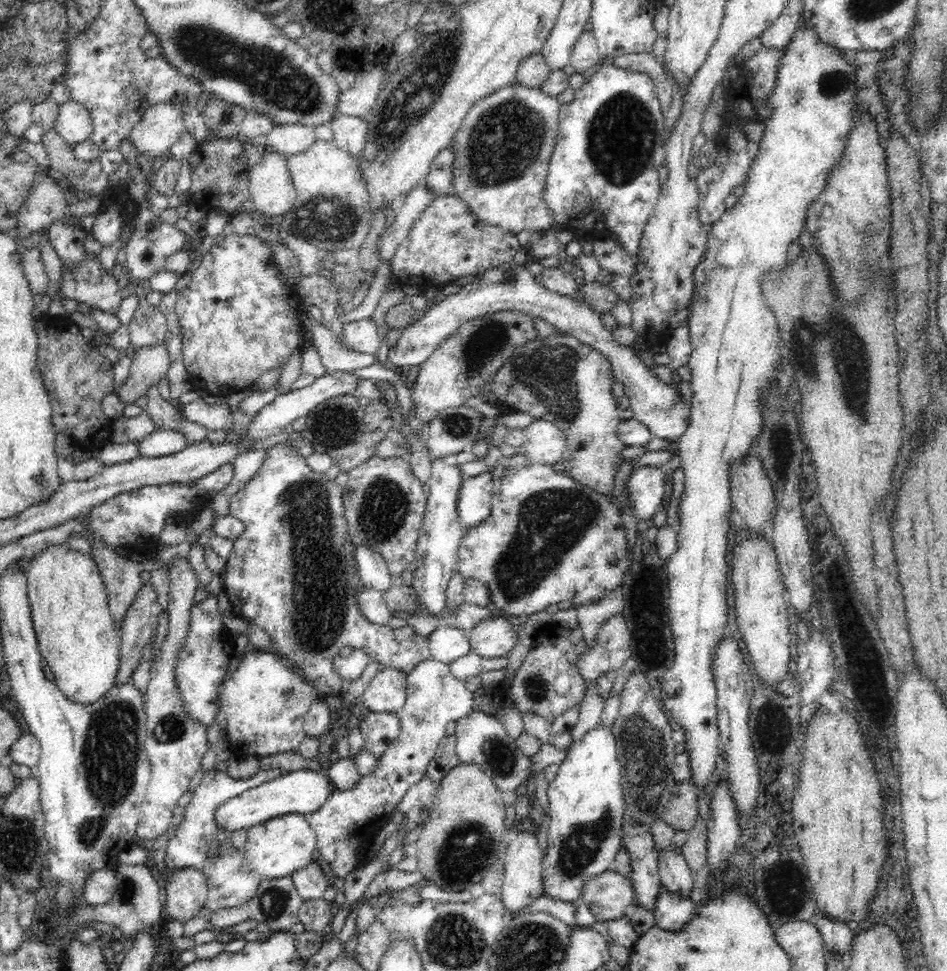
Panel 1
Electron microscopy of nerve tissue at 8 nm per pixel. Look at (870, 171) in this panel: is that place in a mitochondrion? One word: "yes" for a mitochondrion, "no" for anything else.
no

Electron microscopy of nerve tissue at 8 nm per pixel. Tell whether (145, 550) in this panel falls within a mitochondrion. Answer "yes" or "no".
no

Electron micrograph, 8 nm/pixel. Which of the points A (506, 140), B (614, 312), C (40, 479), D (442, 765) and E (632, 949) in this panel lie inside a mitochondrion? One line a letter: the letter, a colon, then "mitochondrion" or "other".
A: mitochondrion
B: other
C: mitochondrion
D: other
E: other

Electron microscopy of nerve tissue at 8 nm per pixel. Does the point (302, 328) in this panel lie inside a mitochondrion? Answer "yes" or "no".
no

